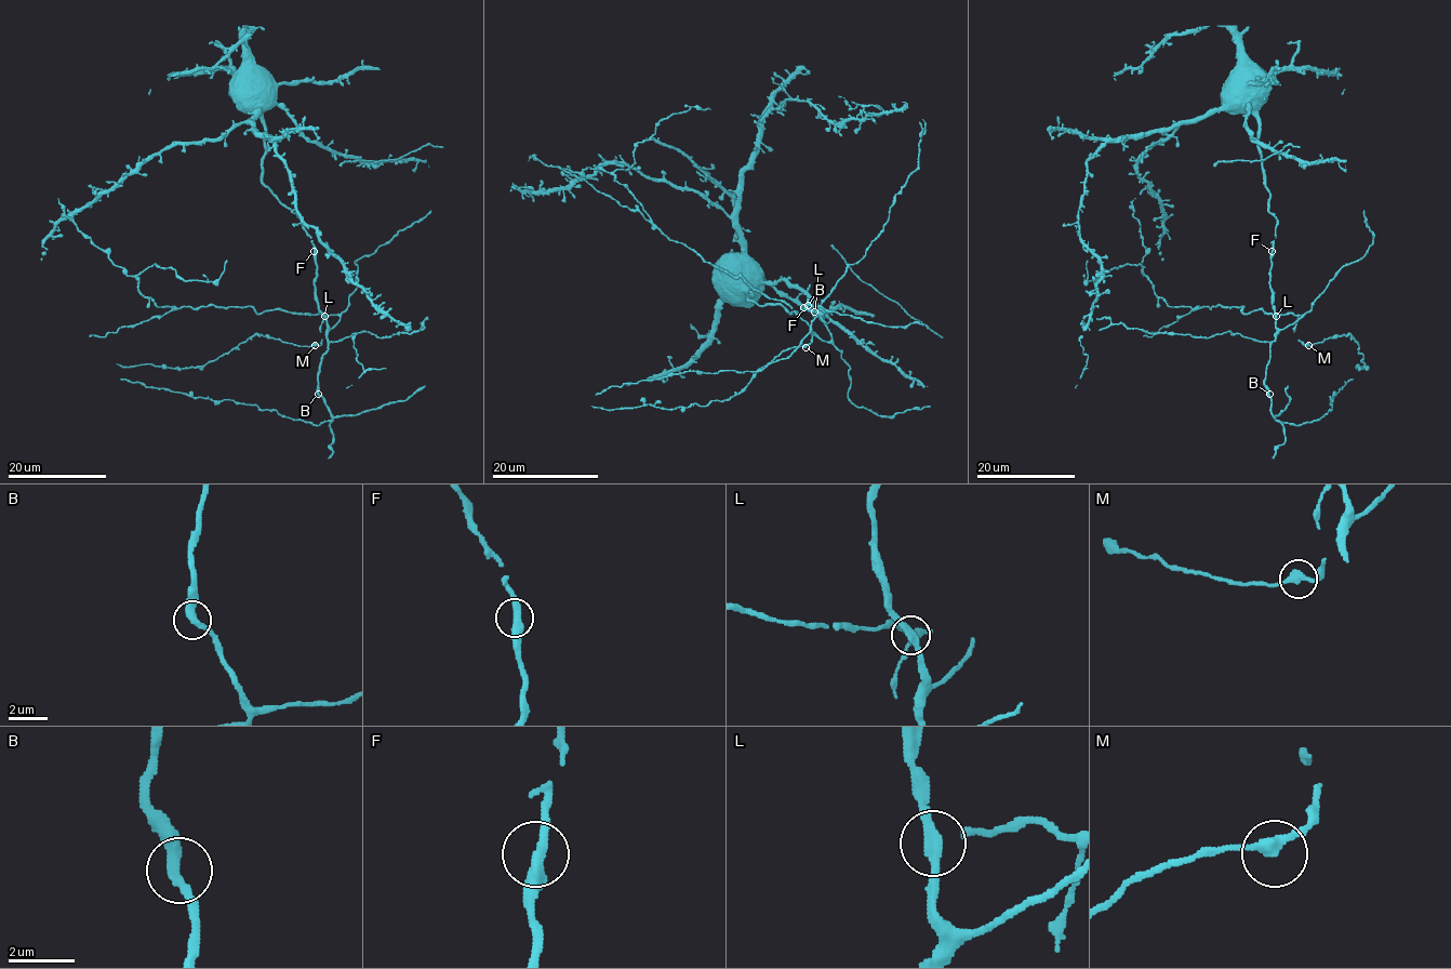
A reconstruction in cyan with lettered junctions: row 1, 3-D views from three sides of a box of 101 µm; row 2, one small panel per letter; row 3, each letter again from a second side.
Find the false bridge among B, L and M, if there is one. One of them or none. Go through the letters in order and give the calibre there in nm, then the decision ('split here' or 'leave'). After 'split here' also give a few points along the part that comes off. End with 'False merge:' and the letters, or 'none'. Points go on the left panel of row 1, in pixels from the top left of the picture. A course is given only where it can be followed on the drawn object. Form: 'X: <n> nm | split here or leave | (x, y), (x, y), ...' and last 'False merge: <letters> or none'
B: 360 nm | leave
L: 340 nm | leave
M: 320 nm | leave
False merge: none

